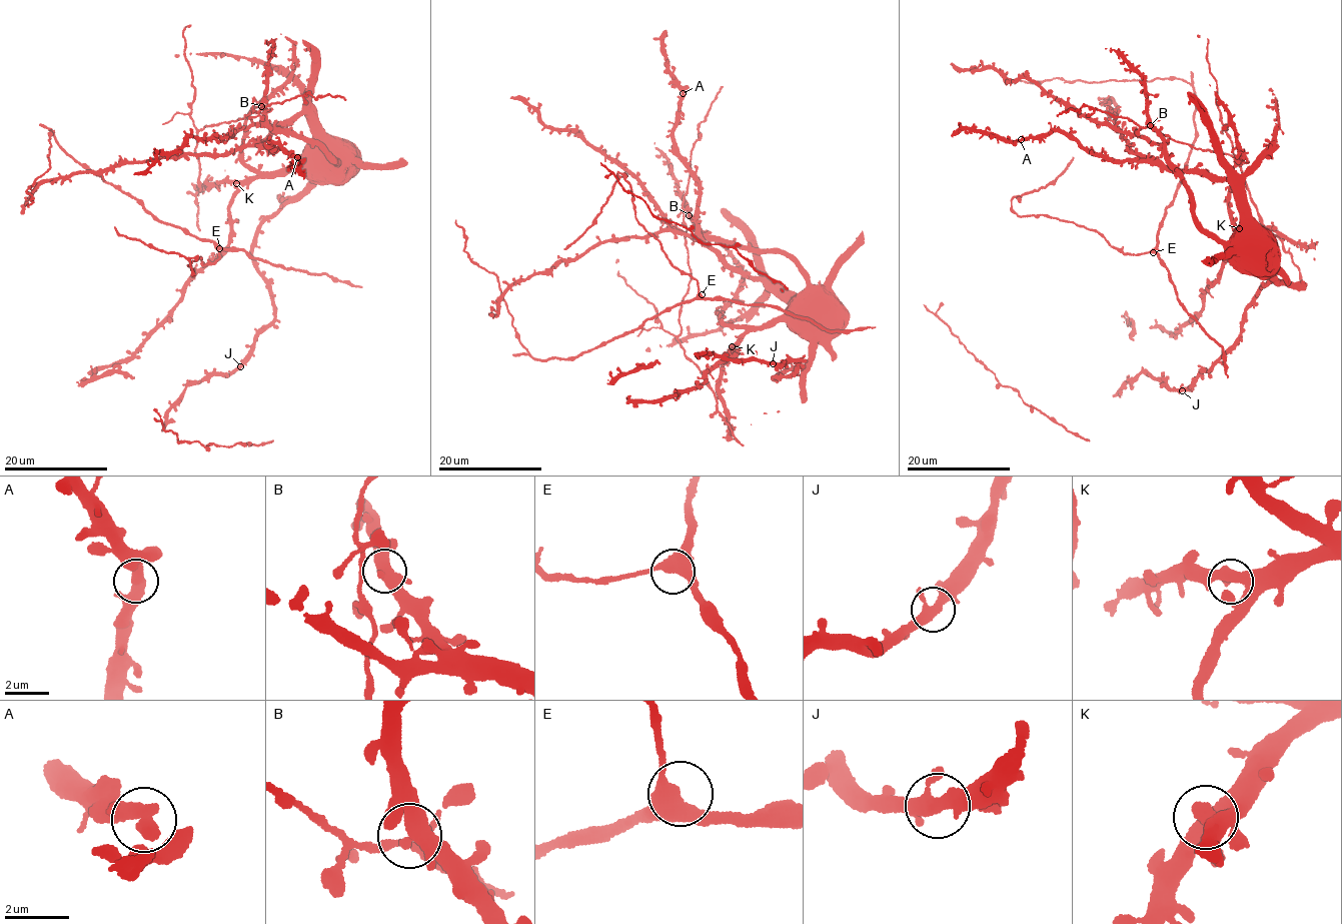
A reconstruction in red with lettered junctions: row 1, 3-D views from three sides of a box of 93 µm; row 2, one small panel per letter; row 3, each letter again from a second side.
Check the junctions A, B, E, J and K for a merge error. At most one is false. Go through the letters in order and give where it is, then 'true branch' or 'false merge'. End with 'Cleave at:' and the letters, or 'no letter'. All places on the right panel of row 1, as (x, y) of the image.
A: (1021, 139) | true branch
B: (1150, 125) | true branch
E: (1153, 252) | true branch
J: (1182, 390) | true branch
K: (1239, 228) | true branch
Cleave at: no letter

